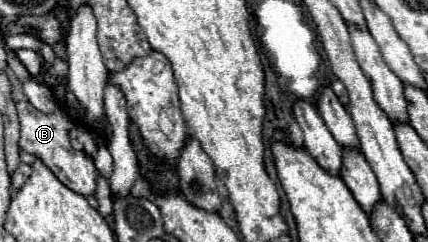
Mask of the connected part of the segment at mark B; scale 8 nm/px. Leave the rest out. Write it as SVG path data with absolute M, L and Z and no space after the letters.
M17 102L17 112L19 112L19 122L21 122L21 138L19 146L21 150L37 156L43 160L43 164L63 182L69 190L81 194L81 196L91 196L97 190L97 168L91 158L85 156L85 152L75 150L69 144L69 130L73 128L71 118L65 114L65 110L55 110L53 114L43 114L35 110L29 102Z

